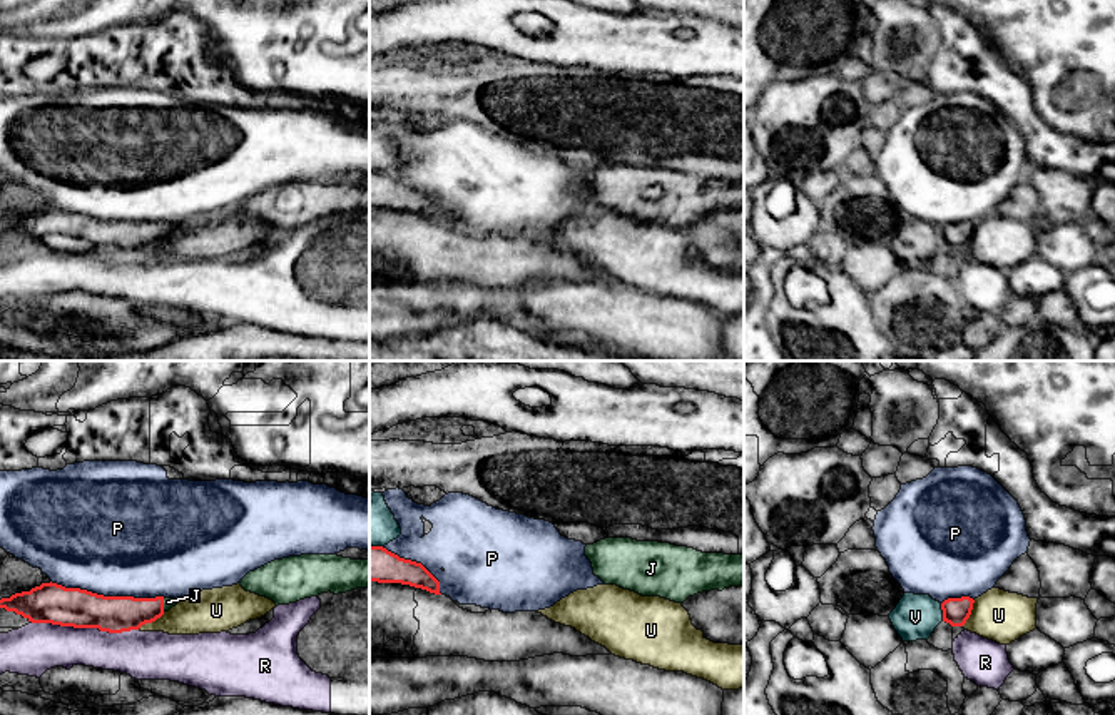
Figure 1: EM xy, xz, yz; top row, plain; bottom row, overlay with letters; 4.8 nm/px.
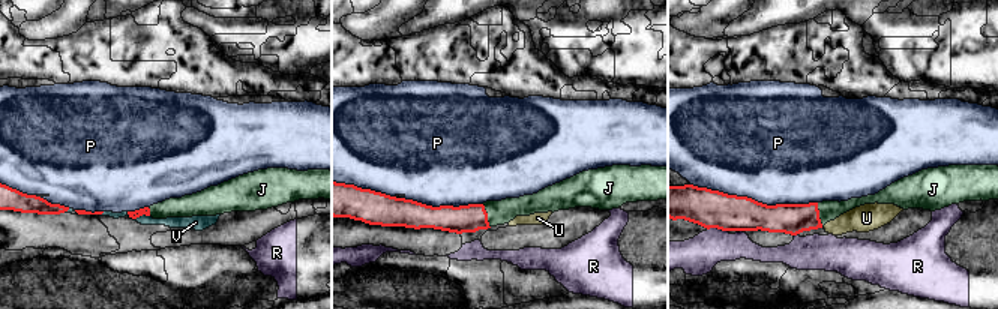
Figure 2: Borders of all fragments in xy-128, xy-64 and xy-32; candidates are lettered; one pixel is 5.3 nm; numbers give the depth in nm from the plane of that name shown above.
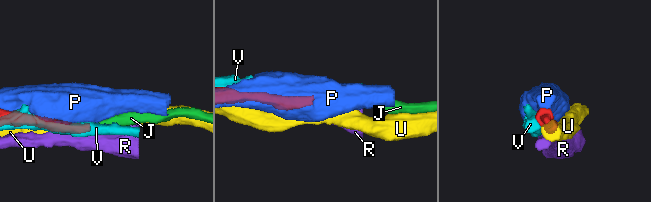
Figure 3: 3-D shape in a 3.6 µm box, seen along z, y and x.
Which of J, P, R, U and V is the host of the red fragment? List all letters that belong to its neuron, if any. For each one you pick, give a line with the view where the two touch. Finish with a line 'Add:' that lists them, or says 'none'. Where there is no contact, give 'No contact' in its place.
J: Touches red in xy
Add: J

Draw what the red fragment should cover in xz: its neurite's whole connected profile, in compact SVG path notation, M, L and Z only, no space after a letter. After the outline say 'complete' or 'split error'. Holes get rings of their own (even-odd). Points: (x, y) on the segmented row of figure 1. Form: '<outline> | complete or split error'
M369 546L369 581L401 583L440 593L440 581L421 565L400 558L383 546Z | complete

